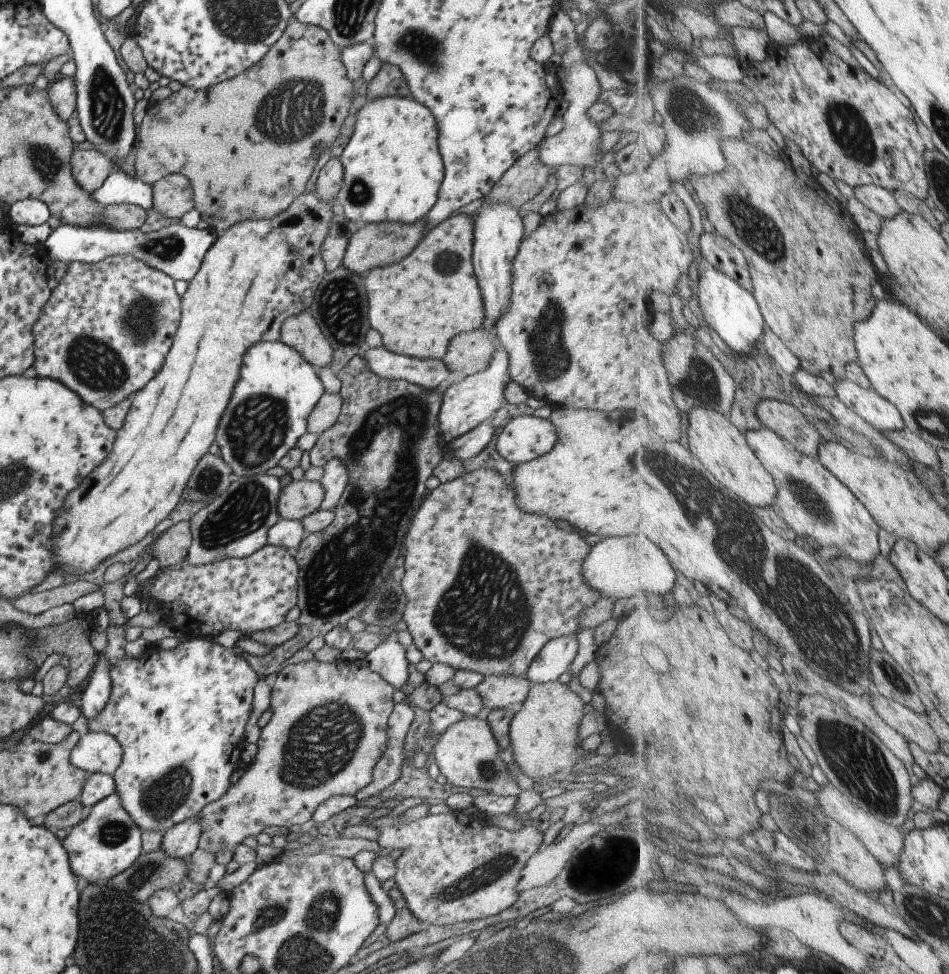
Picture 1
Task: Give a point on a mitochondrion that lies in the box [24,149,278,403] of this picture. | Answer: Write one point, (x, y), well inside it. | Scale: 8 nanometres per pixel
(99, 365)

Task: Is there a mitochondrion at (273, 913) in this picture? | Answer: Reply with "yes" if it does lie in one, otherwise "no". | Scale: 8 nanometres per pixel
yes

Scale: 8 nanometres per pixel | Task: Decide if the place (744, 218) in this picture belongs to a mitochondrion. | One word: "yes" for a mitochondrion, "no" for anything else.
yes

